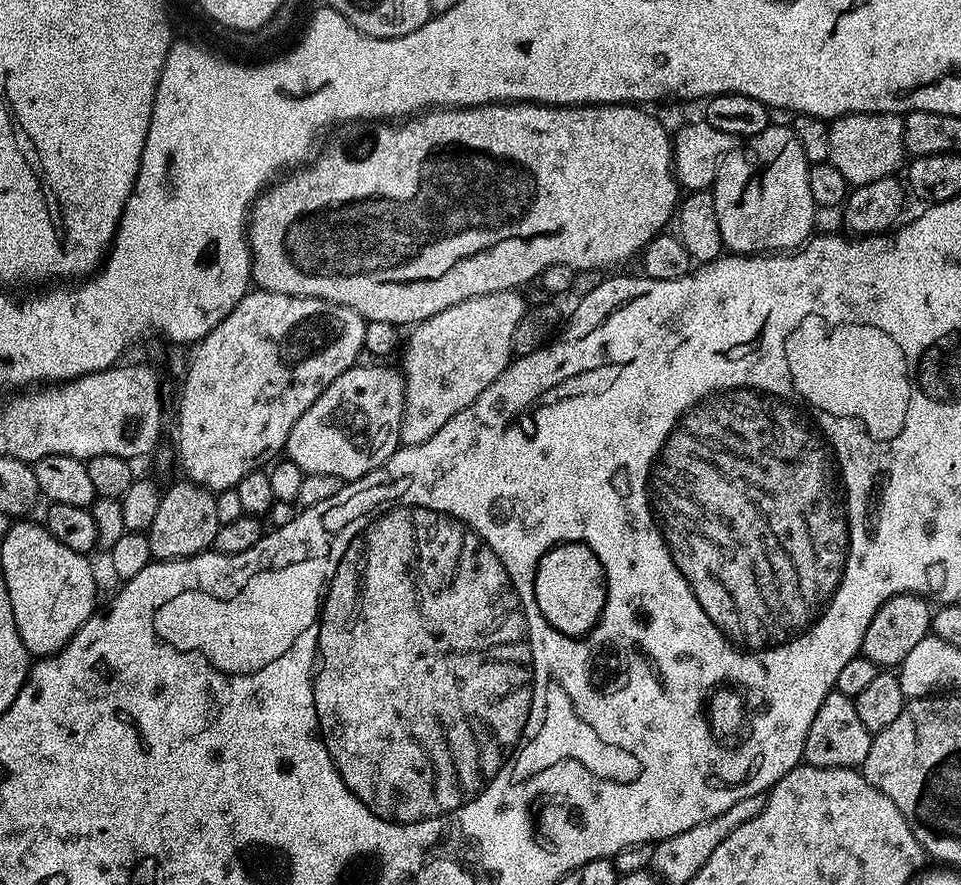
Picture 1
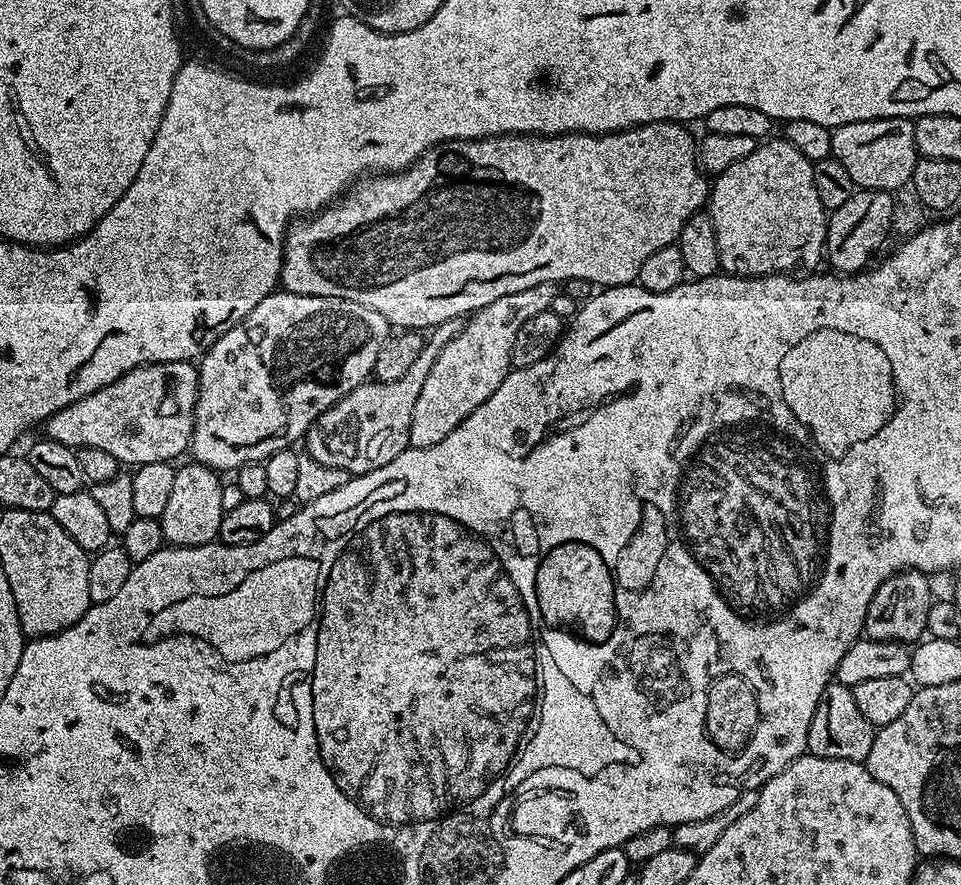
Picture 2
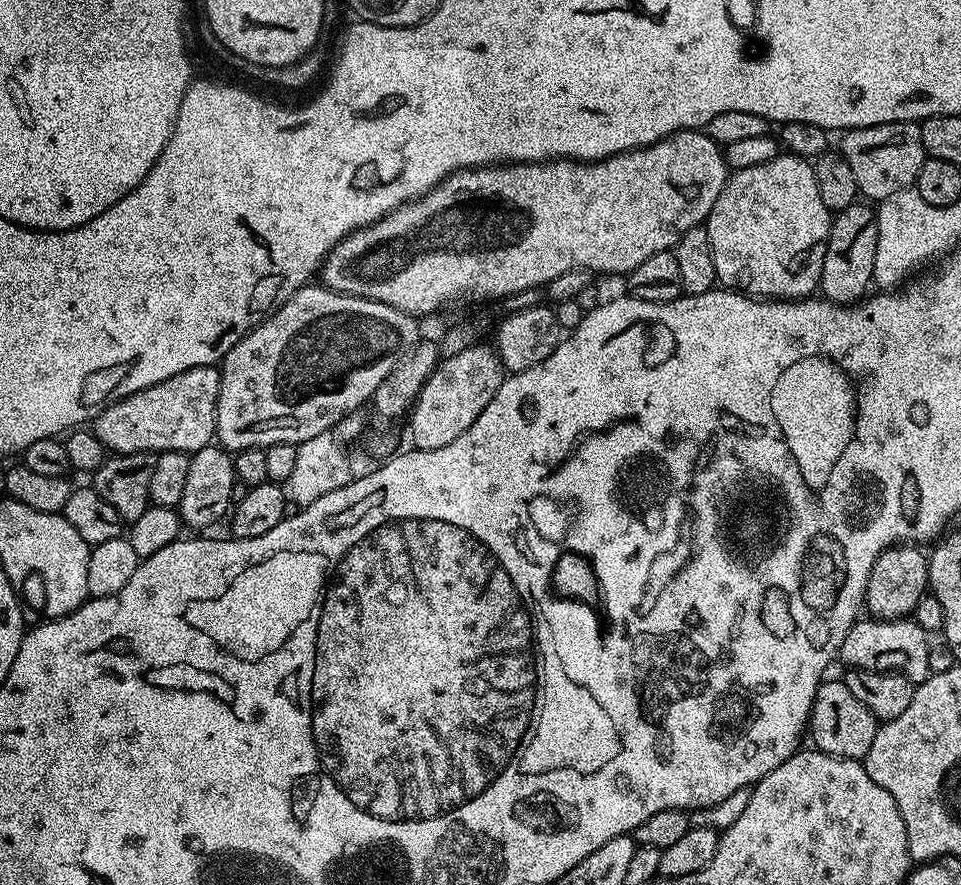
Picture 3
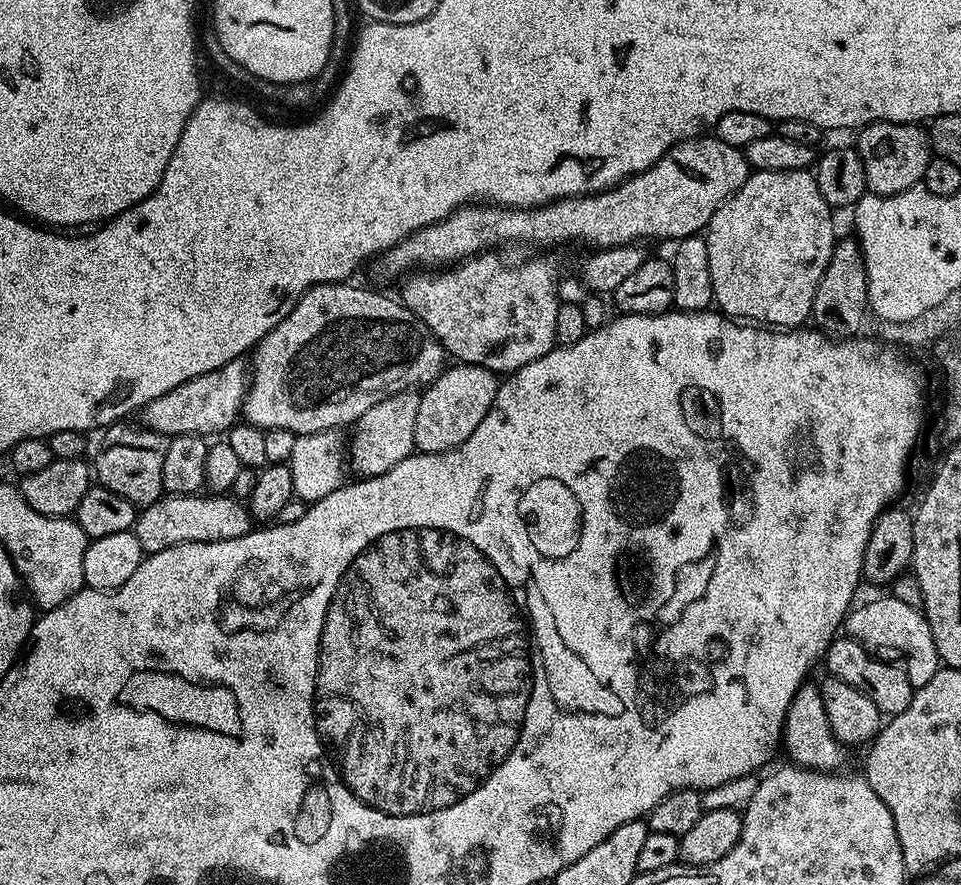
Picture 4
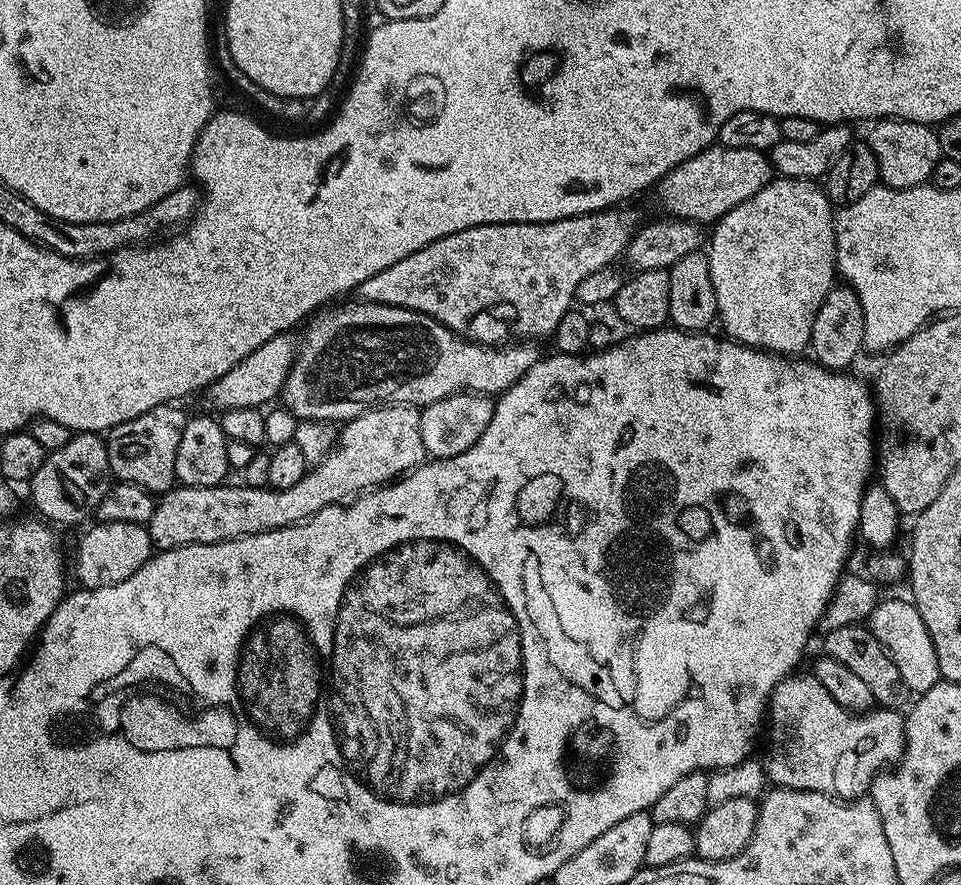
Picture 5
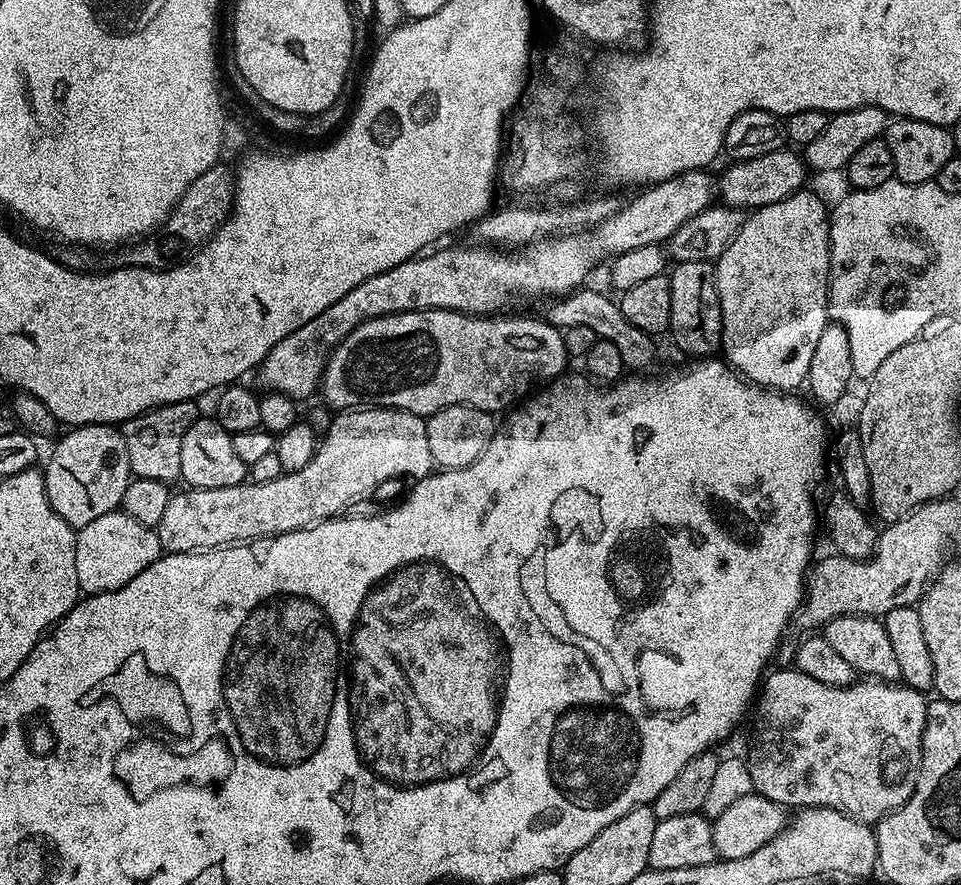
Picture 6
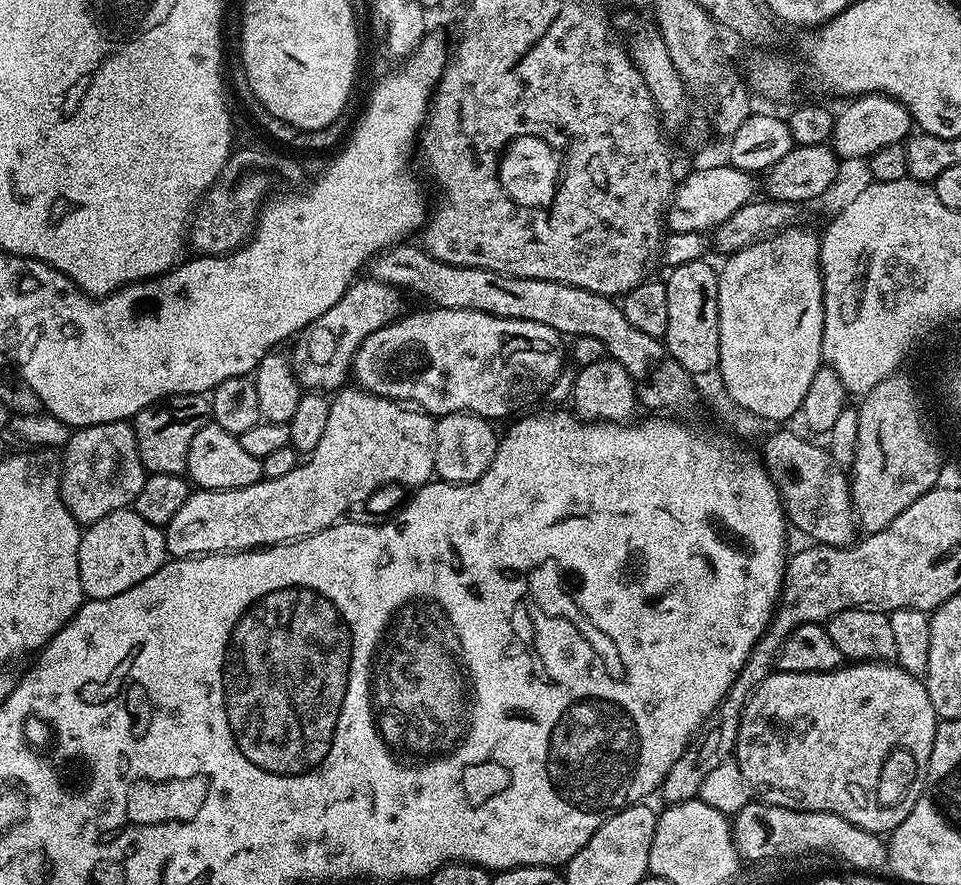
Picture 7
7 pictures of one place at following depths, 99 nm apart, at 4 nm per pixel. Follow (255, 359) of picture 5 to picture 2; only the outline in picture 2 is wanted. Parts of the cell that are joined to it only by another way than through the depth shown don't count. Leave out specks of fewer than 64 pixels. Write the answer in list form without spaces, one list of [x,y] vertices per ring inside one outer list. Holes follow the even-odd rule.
[[[191,360],[144,364],[127,372],[110,386],[74,402],[53,415],[46,422],[47,439],[62,442],[67,448],[79,450],[93,447],[106,450],[121,465],[139,466],[150,462],[176,462],[189,451],[192,443],[192,427],[196,422],[196,403],[200,393],[200,369]]]

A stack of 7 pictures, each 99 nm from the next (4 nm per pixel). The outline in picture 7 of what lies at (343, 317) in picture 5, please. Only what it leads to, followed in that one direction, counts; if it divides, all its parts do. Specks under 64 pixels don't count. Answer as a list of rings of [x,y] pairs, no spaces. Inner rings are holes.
[[[435,306],[429,307],[429,312],[412,312],[407,316],[407,314],[401,315],[399,318],[392,321],[392,323],[387,324],[386,326],[382,326],[378,330],[374,330],[374,334],[370,334],[363,342],[358,346],[358,350],[354,354],[354,358],[352,359],[352,366],[350,369],[350,376],[353,381],[359,387],[363,388],[366,392],[371,392],[374,396],[385,396],[387,400],[395,400],[397,402],[407,402],[409,405],[415,406],[417,409],[423,410],[428,413],[429,416],[433,418],[439,418],[441,416],[445,416],[446,414],[454,414],[455,412],[473,412],[475,416],[483,416],[487,418],[489,421],[496,422],[496,419],[499,416],[504,416],[507,412],[516,412],[519,413],[521,410],[519,408],[524,408],[527,404],[532,404],[536,399],[539,398],[540,395],[543,394],[544,391],[547,390],[548,387],[551,386],[552,383],[556,380],[556,375],[560,372],[560,367],[563,366],[564,360],[566,364],[566,348],[564,348],[560,343],[562,343],[562,337],[560,333],[556,332],[550,326],[542,326],[538,322],[526,322],[525,320],[511,320],[510,318],[502,318],[501,316],[491,316],[490,314],[486,314],[485,312],[479,312],[478,310],[454,310],[453,308],[438,308]]]

